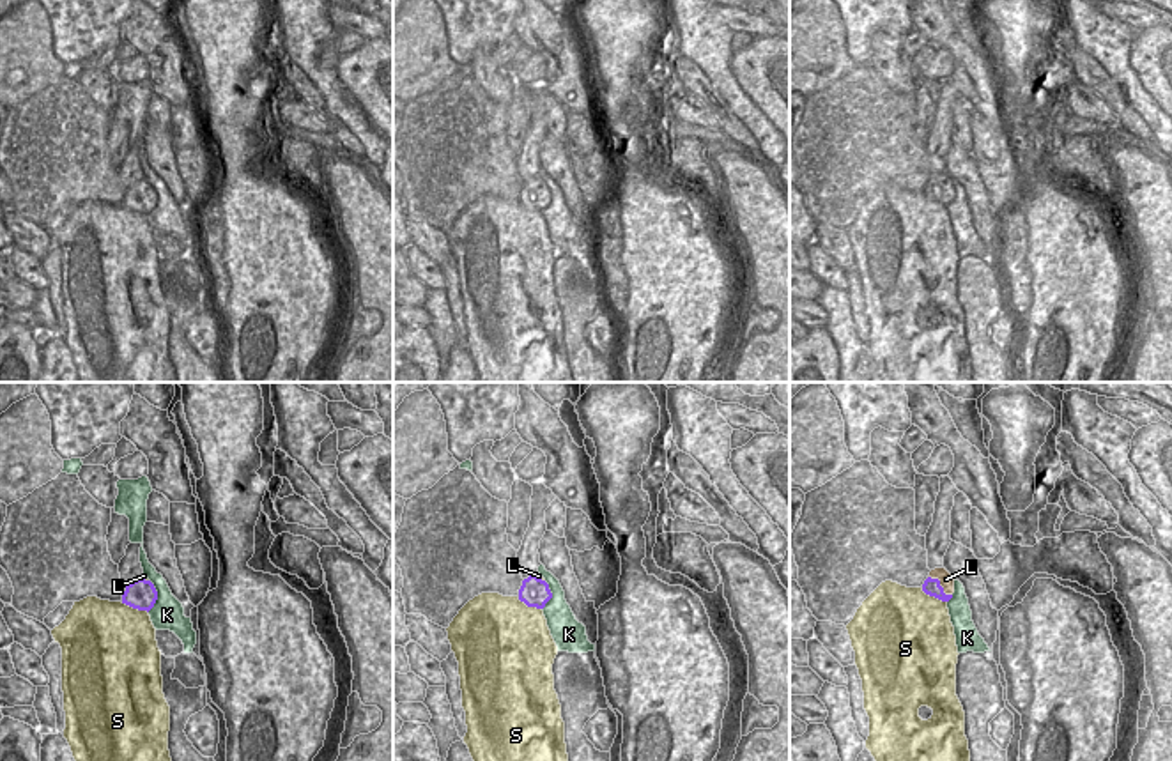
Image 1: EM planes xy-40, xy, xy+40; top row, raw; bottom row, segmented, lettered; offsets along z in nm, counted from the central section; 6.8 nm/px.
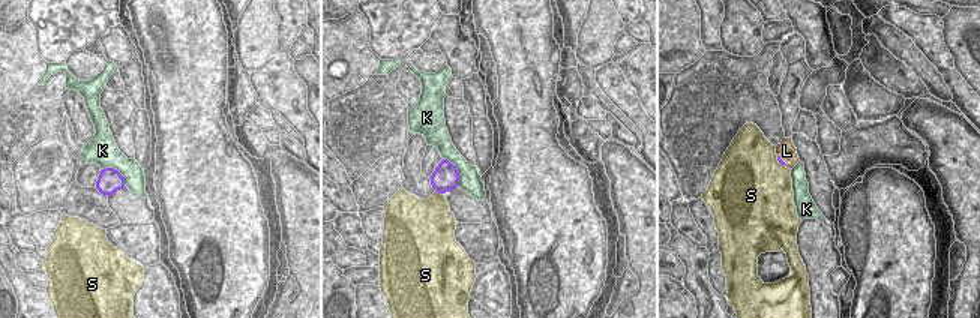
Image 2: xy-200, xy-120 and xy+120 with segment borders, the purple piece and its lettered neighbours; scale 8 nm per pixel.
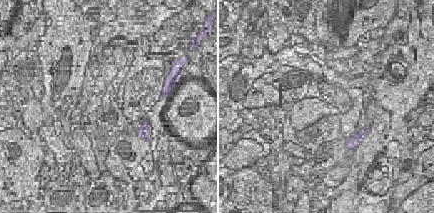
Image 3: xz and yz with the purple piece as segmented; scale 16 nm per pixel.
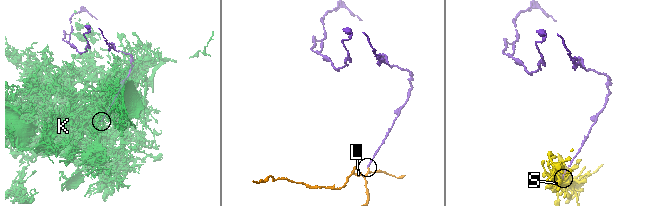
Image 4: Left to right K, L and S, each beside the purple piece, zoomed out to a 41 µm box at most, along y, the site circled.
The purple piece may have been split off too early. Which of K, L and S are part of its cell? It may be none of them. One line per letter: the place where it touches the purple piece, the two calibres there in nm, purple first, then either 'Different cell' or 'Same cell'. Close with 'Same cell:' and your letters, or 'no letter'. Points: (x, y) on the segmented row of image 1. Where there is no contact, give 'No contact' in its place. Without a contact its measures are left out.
K: Touches purple at xy-40 (156, 595). Thickness 200 nm (purple) against 220 nm. Different cell
L: Touches purple at xy+40 (939, 584). Thickness 120 nm (purple) against 100 nm. Different cell
S: Touches purple at xy-40 (135, 607). Thickness 200 nm (purple) against 480 nm. Different cell
Same cell: no letter.

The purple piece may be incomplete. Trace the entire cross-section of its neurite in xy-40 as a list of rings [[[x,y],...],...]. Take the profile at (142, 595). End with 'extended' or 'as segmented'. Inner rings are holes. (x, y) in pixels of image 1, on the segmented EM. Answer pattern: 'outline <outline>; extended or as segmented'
outline [[[136,579],[126,586],[122,603],[138,609],[150,611],[158,600],[158,591],[150,580]]]; as segmented

